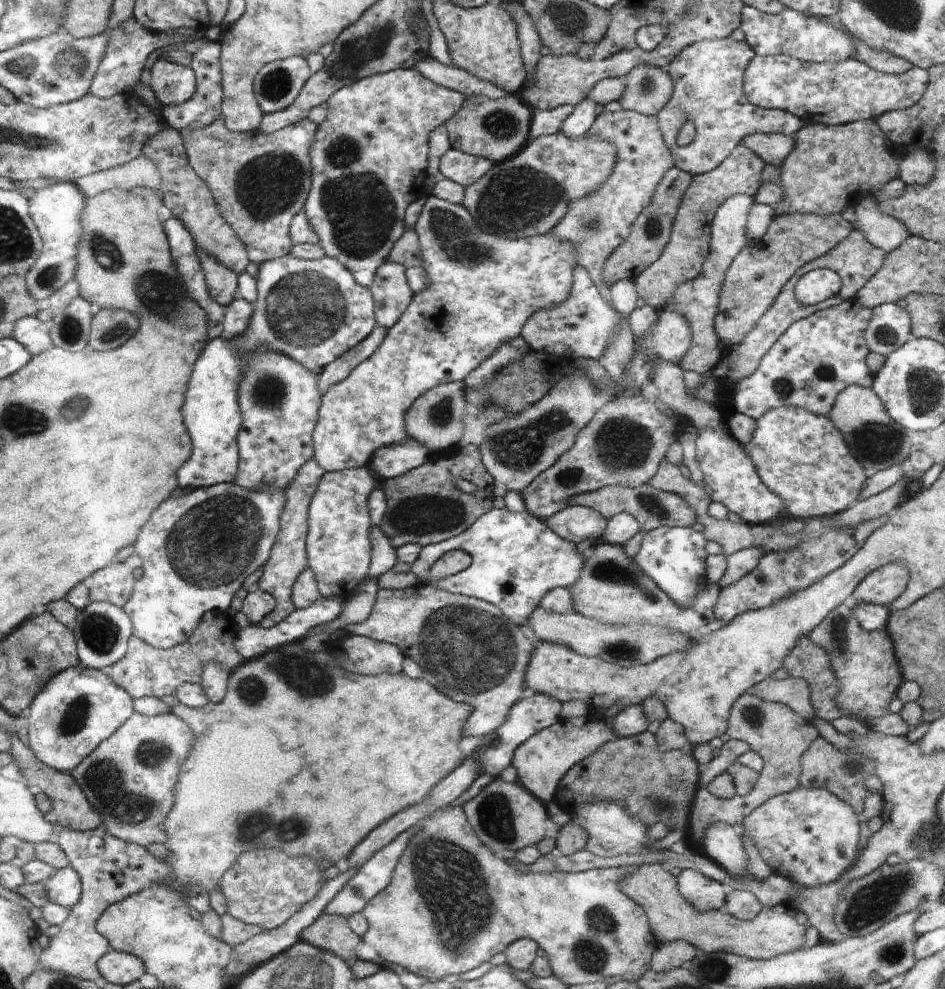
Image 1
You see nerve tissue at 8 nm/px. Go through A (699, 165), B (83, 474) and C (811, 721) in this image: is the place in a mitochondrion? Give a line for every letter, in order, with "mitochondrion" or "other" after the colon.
A: other
B: other
C: other

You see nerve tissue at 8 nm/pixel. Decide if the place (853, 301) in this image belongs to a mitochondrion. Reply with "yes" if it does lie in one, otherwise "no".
no

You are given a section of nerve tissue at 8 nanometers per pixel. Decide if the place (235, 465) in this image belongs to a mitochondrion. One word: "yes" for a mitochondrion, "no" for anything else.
no

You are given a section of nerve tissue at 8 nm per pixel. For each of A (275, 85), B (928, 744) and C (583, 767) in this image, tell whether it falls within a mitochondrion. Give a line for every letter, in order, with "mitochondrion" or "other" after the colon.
A: mitochondrion
B: other
C: other

